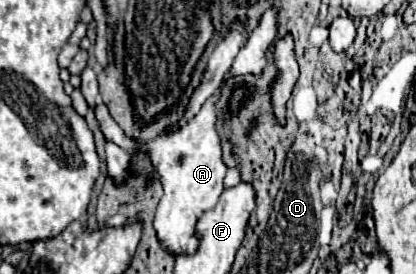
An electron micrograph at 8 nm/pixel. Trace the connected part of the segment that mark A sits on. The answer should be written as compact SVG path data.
M220 89L202 105L200 113L188 125L140 147L144 151L150 151L156 171L164 185L164 197L158 203L154 229L158 233L160 243L174 255L196 251L198 247L198 239L194 235L196 221L204 211L212 209L218 203L218 197L224 189L224 177L228 167L222 159L222 141L216 125L218 99Z

